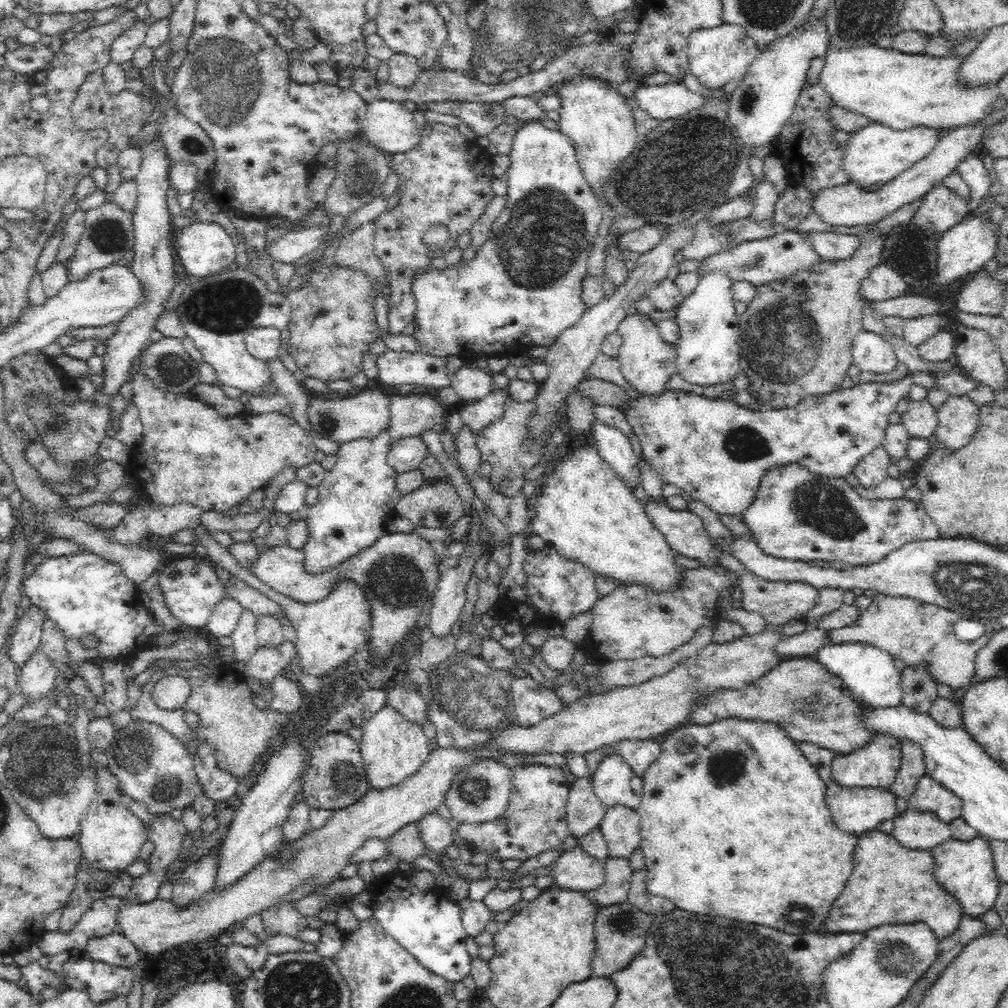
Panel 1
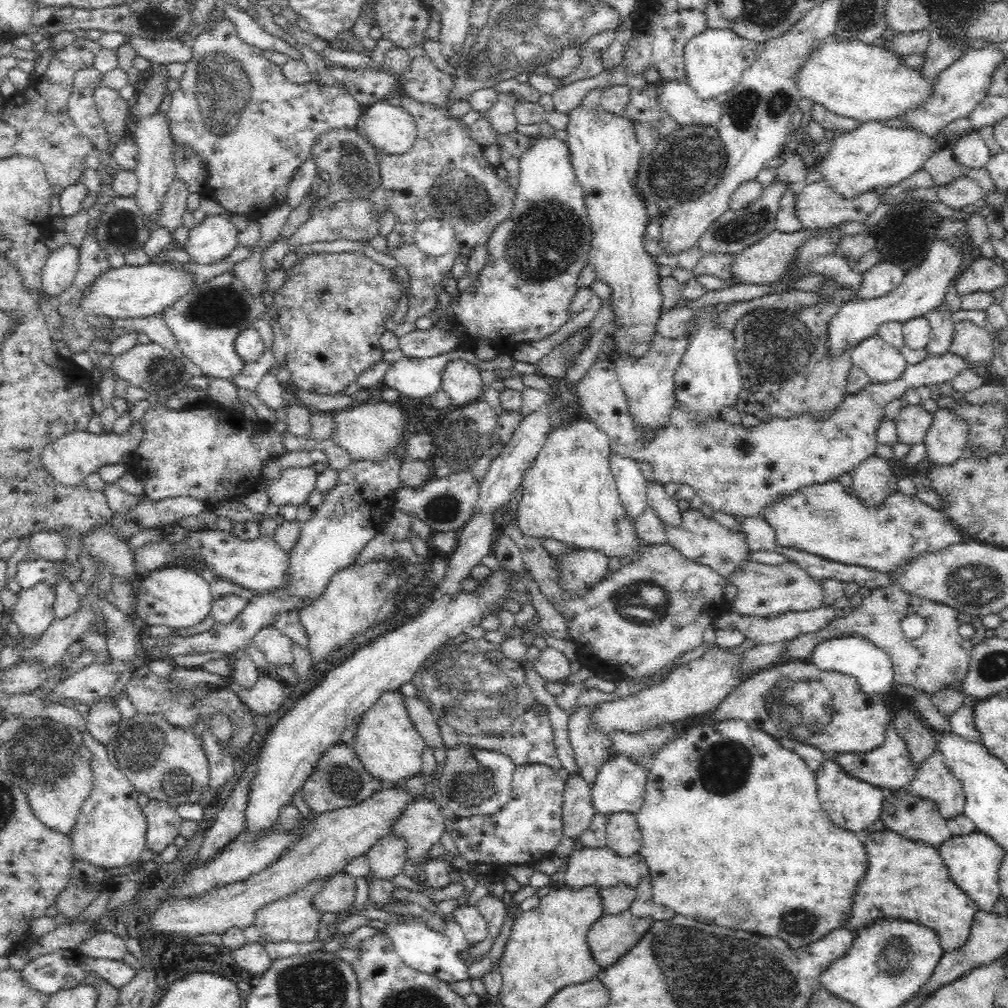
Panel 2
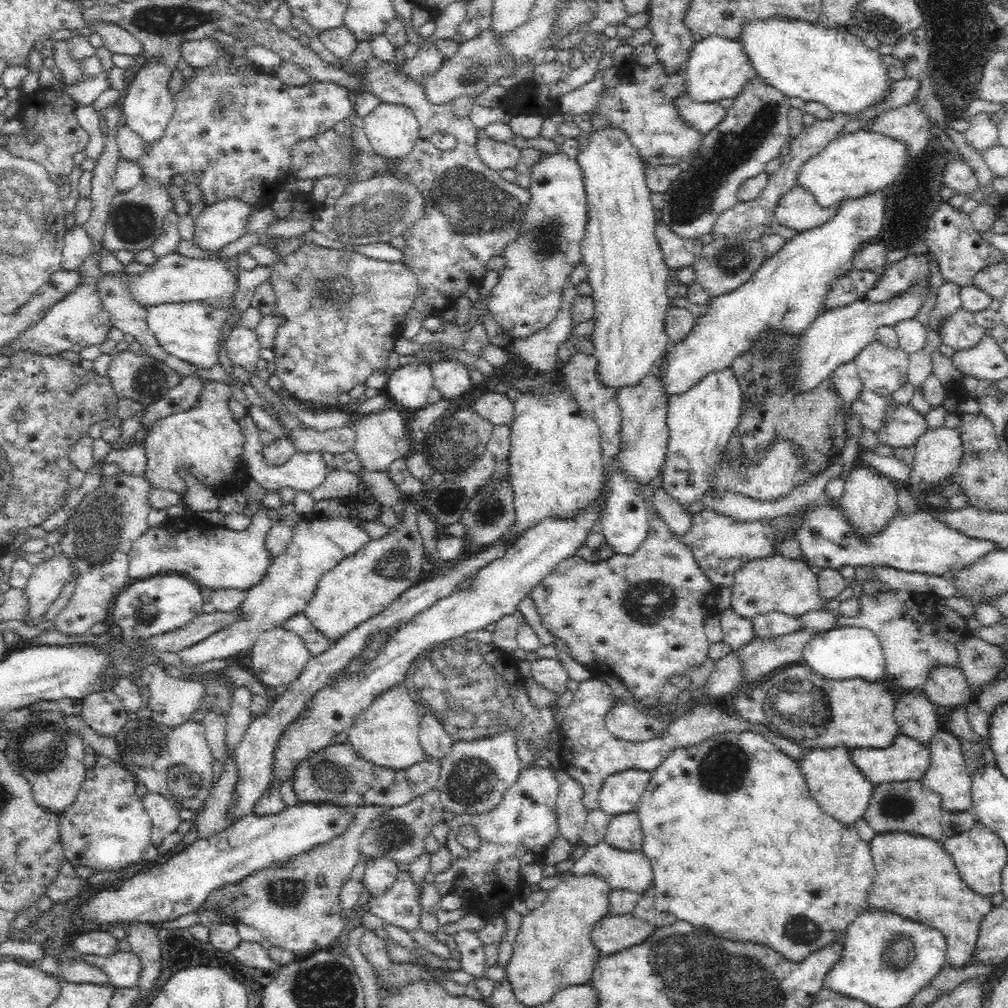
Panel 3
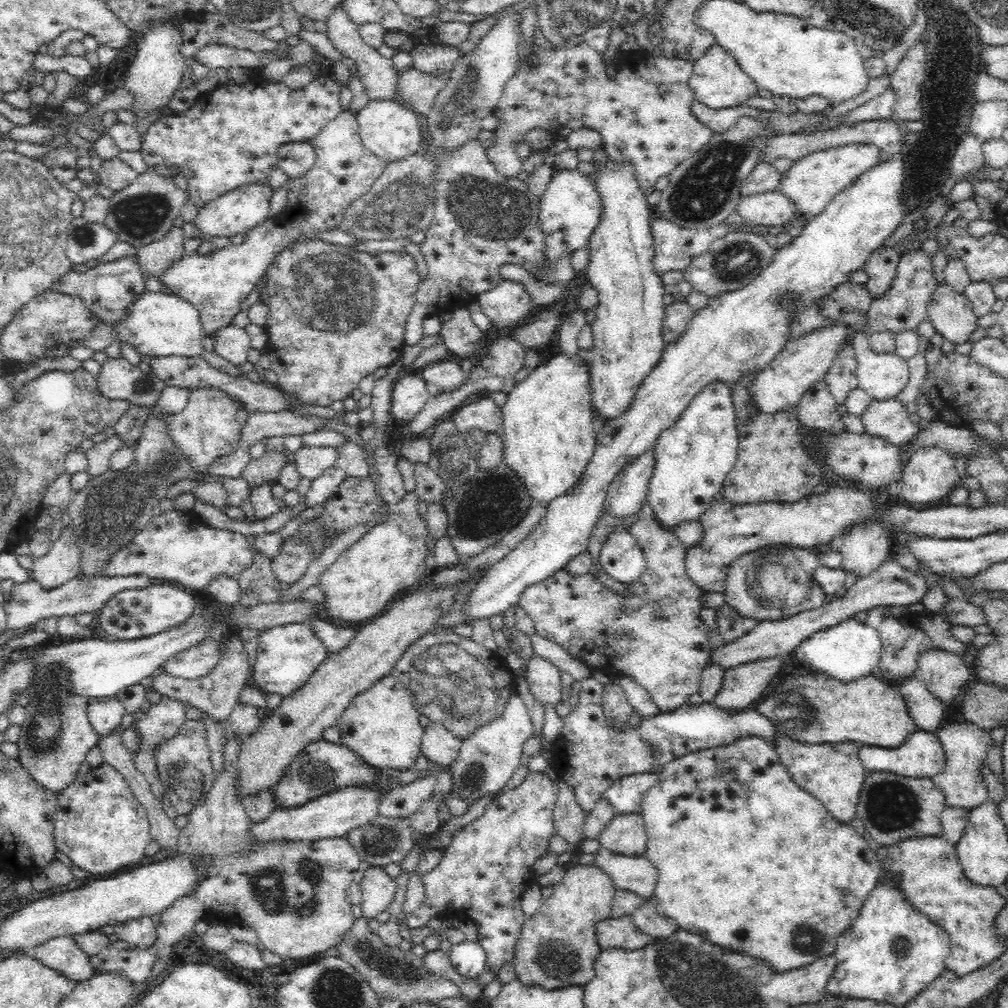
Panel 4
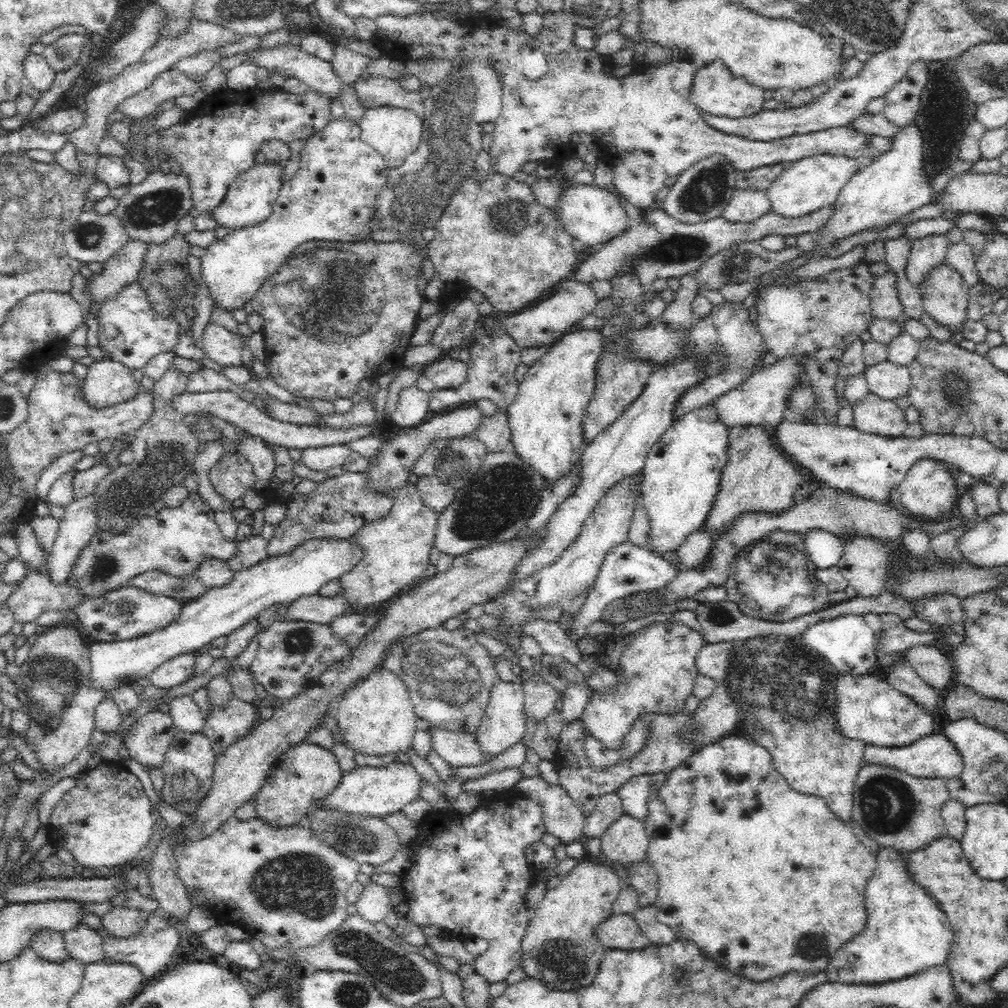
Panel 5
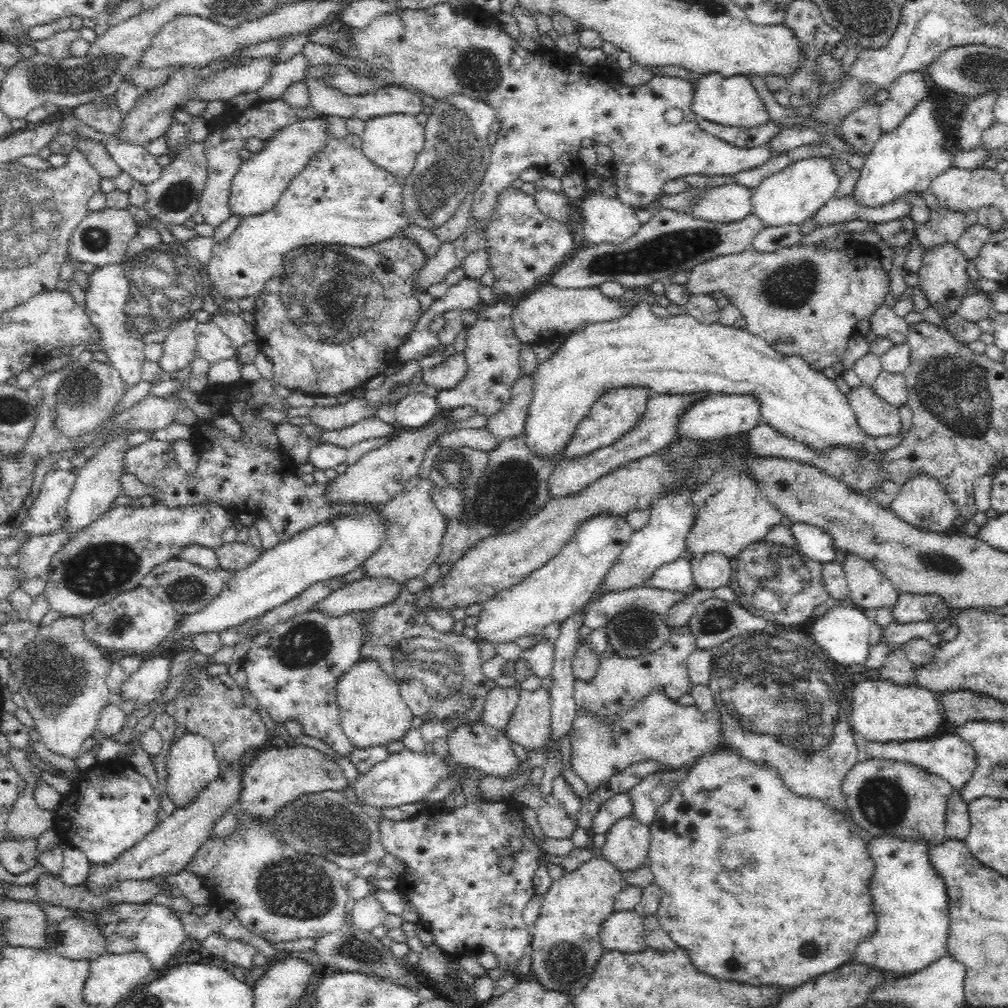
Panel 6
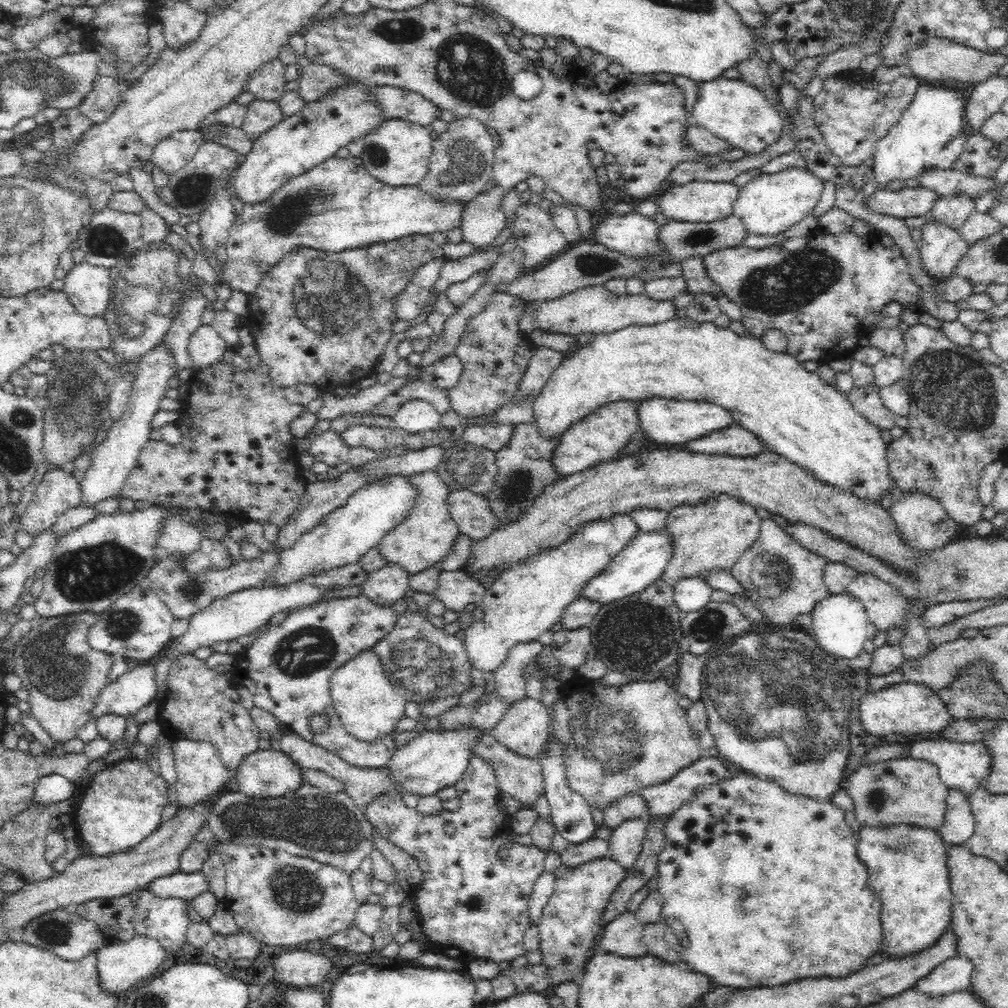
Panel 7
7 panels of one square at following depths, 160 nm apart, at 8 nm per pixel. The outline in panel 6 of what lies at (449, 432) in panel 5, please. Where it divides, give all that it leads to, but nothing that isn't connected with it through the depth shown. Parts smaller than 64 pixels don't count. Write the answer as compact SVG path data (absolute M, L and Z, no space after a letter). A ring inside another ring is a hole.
M441 414L428 426L421 429L403 430L397 438L388 440L384 446L362 455L354 464L348 465L345 472L339 474L326 485L324 497L328 503L355 503L385 505L403 486L416 475L418 466L425 456L428 446L434 443L434 438L444 430L449 420L446 414Z

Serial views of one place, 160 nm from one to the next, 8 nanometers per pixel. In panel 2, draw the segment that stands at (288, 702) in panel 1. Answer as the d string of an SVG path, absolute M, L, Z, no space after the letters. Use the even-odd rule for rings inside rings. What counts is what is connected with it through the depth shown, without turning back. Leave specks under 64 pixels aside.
M263 672L251 687L240 685L232 675L225 681L226 686L230 687L254 714L276 712L286 700L285 682L267 672Z

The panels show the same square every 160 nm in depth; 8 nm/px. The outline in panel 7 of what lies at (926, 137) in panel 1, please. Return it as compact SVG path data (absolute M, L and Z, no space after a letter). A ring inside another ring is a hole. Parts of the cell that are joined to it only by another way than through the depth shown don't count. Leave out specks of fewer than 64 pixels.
M791 168L776 174L760 174L739 189L732 215L738 218L747 234L774 236L789 230L793 224L812 212L820 198L823 180L809 170Z

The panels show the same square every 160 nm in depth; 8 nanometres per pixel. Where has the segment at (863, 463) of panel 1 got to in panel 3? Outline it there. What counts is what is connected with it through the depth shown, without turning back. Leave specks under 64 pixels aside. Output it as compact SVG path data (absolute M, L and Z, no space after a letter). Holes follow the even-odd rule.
M857 466L850 471L848 478L845 480L845 487L840 505L844 508L844 513L852 525L856 527L857 534L863 534L863 538L868 535L876 534L888 522L888 519L897 510L897 489L893 479L882 475L873 467Z

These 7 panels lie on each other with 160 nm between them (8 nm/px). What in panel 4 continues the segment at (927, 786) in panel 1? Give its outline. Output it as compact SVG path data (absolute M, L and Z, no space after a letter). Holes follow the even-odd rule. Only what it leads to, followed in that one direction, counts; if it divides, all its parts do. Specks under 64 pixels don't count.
M964 720L937 730L935 735L942 745L945 761L943 769L935 774L931 781L945 794L945 806L971 811L976 806L987 803L990 799L979 778L978 769L986 763L988 746L993 744L988 731Z

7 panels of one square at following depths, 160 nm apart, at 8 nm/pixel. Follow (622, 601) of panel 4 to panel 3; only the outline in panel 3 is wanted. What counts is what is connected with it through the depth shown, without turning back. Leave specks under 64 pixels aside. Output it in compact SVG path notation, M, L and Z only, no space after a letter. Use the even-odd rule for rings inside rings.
M651 512L649 514L648 526L648 536L646 536L644 542L634 551L634 554L602 563L588 563L576 555L564 558L564 561L553 568L552 574L548 574L548 577L541 579L540 583L537 583L532 588L531 596L536 607L538 607L543 626L554 637L562 640L568 646L574 660L580 662L583 666L592 666L592 670L607 670L608 674L615 675L624 684L625 688L634 695L636 701L648 708L652 708L666 702L662 700L661 692L664 684L671 682L681 686L682 682L687 678L687 673L692 668L699 670L699 667L704 664L710 642L703 629L706 620L709 617L717 617L720 610L716 608L716 602L714 600L718 596L718 588L702 571L702 568L696 563L696 559L694 559L688 548L682 544L681 537L674 534L664 524L664 521L657 518Z

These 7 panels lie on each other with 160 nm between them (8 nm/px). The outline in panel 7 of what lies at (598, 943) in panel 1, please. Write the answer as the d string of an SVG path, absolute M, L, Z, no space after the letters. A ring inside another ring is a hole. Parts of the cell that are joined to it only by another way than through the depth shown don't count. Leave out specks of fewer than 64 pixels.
M626 910L612 919L599 940L599 952L612 953L624 958L636 958L647 954L647 946L643 941L643 924L635 917L635 913Z

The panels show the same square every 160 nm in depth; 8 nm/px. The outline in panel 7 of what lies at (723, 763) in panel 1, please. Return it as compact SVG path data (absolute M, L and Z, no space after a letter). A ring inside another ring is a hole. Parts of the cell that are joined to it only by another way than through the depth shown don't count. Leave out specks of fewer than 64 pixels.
M733 769L733 774L720 783L702 787L688 803L684 803L673 812L665 823L665 845L658 855L657 875L659 893L664 897L661 910L660 925L664 927L664 940L679 954L679 960L688 965L689 971L707 975L716 985L730 988L758 988L758 986L774 987L784 985L802 978L822 977L844 978L862 970L866 961L870 960L883 938L880 928L880 897L868 886L868 871L856 854L857 833L847 825L845 814L841 808L830 800L820 801L814 798L795 795L784 790L777 782L768 778L753 777ZM744 870L746 870L746 902L720 902L732 898L732 892L744 892Z

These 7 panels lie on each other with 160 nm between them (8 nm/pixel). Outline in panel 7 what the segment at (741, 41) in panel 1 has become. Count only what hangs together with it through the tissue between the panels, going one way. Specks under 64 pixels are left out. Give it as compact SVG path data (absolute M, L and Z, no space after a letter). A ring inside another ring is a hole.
M716 78L700 86L698 99L692 114L698 125L726 142L732 149L744 151L745 156L762 154L784 132L783 118L755 87L740 79Z

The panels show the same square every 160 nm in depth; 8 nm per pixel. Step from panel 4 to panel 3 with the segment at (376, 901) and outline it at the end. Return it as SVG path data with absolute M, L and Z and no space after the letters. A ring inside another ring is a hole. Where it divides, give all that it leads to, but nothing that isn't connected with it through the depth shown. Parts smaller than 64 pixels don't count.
M388 857L367 858L362 880L371 895L390 888L398 876L397 862Z

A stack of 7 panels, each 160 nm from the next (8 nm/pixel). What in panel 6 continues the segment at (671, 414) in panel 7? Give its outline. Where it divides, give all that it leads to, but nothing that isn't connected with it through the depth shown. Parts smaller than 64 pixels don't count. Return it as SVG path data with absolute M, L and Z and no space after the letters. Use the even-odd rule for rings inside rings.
M714 394L694 400L690 408L678 418L676 424L676 439L687 436L691 439L703 439L711 442L724 440L724 438L744 433L754 428L762 421L760 405L754 395L725 395Z

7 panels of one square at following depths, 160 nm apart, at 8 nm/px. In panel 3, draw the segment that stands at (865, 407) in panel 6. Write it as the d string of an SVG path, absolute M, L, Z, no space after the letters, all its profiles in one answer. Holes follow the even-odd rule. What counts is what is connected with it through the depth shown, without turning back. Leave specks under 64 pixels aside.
M892 404L886 410L884 430L878 432L878 440L887 448L915 446L918 437L928 430L926 418L911 405Z

